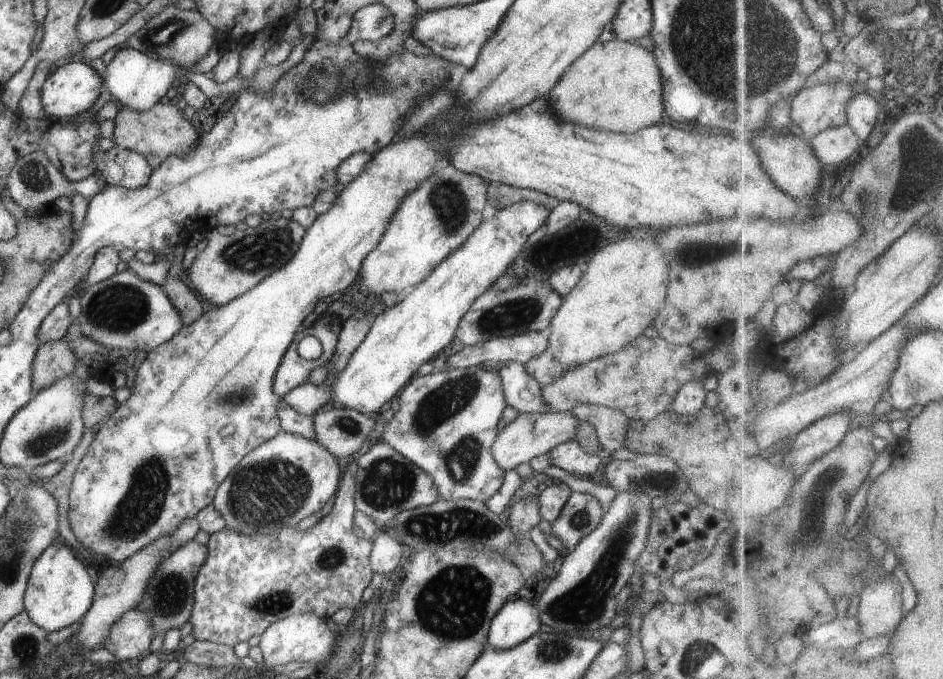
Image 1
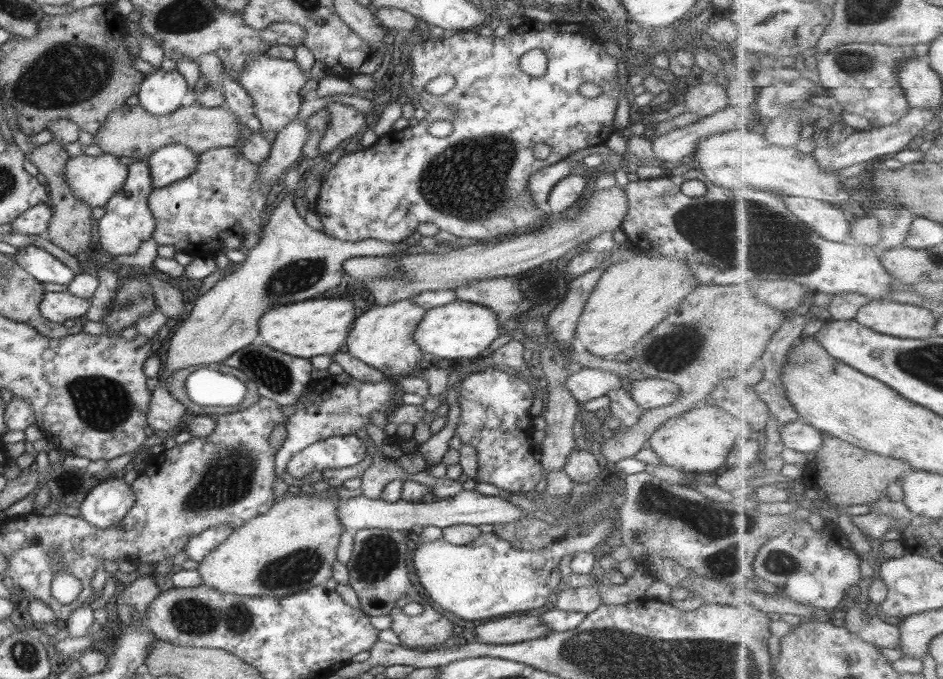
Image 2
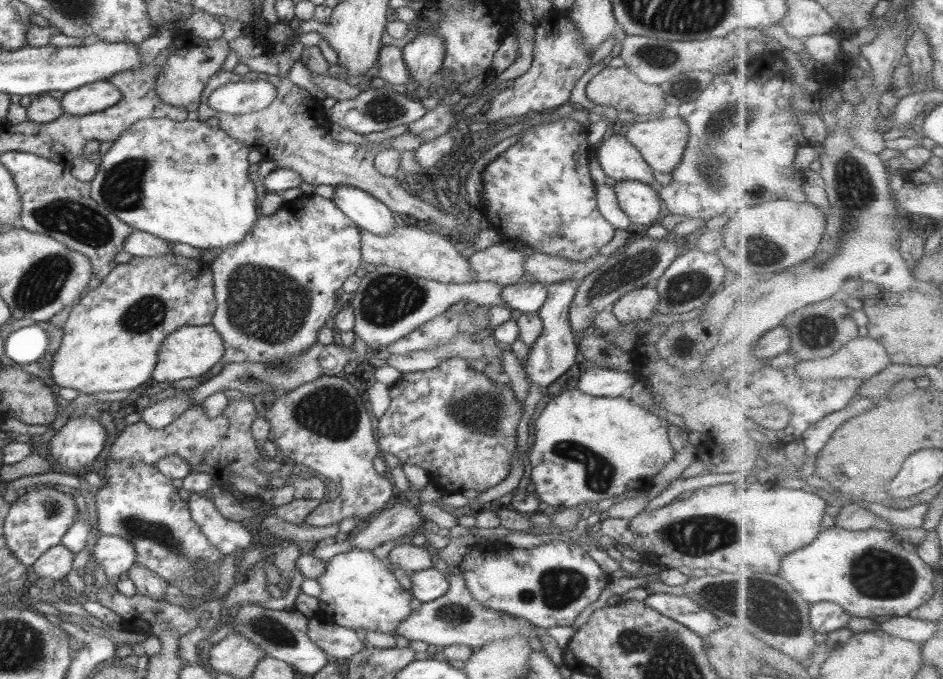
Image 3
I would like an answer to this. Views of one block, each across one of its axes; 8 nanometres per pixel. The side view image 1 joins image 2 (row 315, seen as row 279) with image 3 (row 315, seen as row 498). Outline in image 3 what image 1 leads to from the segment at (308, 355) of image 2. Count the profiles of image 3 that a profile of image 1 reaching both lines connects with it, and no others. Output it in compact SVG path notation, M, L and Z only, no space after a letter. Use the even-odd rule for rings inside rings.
M174 253L162 254L156 257L142 258L133 257L133 259L126 264L117 264L110 274L103 278L103 281L94 290L86 290L84 294L72 306L71 314L62 332L62 341L60 348L52 356L50 366L50 376L52 380L62 388L74 388L80 393L96 394L98 392L122 392L124 390L131 391L134 394L138 393L138 387L142 386L148 378L152 376L153 368L158 362L158 349L162 341L175 330L182 328L182 326L206 326L211 324L216 310L216 301L214 298L213 274L209 263L205 261L196 261L181 255L174 255Z

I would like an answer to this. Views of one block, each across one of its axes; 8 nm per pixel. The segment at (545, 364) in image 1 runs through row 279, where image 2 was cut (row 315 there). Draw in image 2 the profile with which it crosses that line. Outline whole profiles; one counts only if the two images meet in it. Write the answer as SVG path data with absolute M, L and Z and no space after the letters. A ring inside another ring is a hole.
M646 253L630 256L626 260L608 265L600 275L600 280L590 293L588 300L578 318L575 339L580 340L587 348L587 352L602 358L613 358L621 352L630 352L636 343L672 314L680 302L699 285L694 273L684 261L670 259L661 255L658 258L649 258Z

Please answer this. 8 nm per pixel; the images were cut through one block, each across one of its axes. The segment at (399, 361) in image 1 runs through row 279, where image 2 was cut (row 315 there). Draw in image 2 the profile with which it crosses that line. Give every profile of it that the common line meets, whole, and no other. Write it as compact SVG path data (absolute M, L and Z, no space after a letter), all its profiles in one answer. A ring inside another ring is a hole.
M458 299L448 302L446 306L426 309L426 313L418 329L414 330L414 341L422 352L440 358L479 359L480 354L503 333L502 325L494 311L478 303Z

